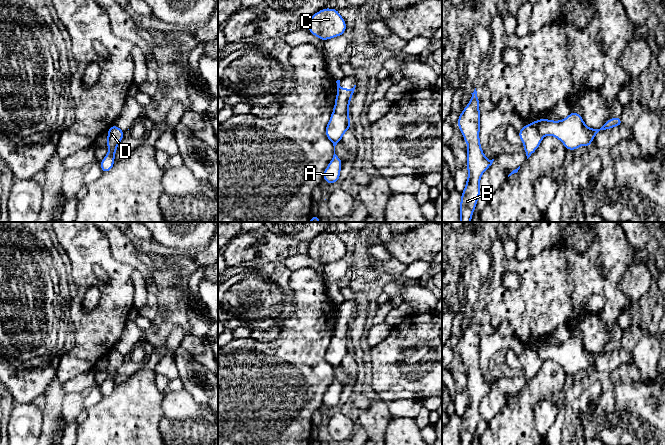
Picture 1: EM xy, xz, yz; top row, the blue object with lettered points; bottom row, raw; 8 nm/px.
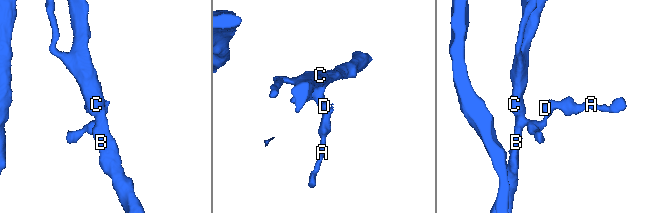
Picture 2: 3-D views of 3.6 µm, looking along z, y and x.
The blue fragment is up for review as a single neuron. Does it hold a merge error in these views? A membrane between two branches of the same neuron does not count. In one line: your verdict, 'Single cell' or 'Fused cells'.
Fused cells

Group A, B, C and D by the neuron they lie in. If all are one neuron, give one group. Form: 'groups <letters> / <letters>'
groups A / B C D

